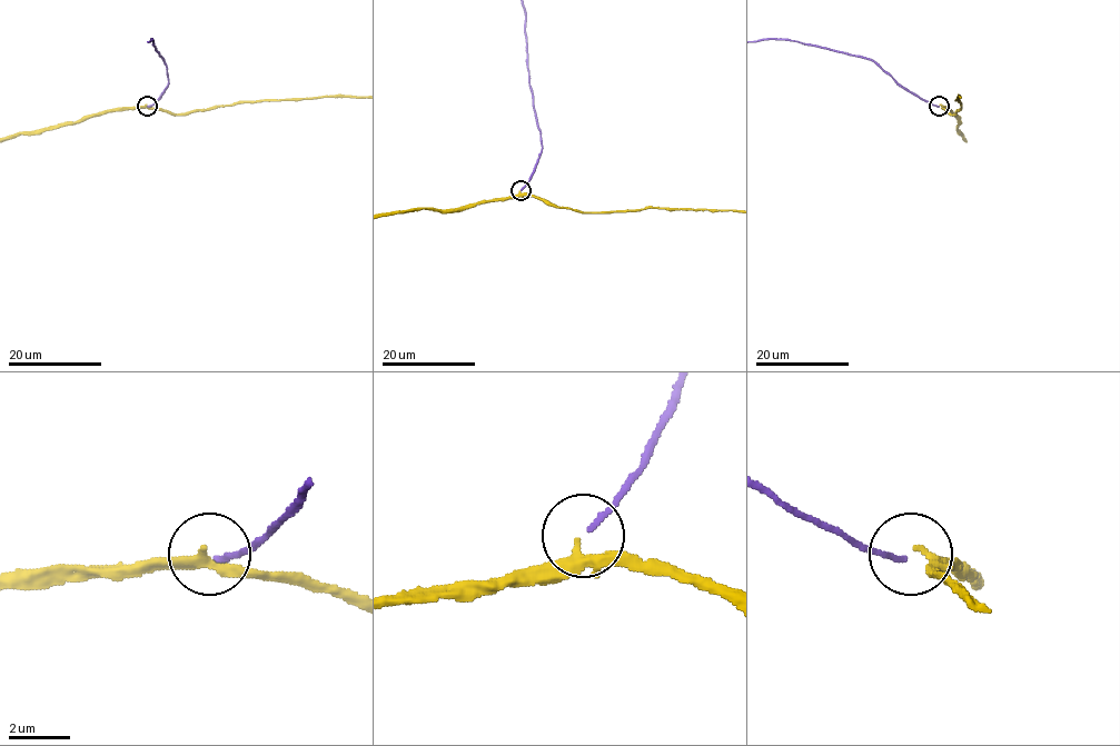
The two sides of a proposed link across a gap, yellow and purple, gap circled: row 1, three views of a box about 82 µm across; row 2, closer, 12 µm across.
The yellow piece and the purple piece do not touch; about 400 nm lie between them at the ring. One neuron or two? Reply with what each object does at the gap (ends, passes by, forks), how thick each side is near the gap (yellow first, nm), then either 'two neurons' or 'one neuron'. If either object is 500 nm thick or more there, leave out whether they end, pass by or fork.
yellow passes by; purple ends there; 180 nm thick on the yellow side, 170 nm on the other; one neuron

